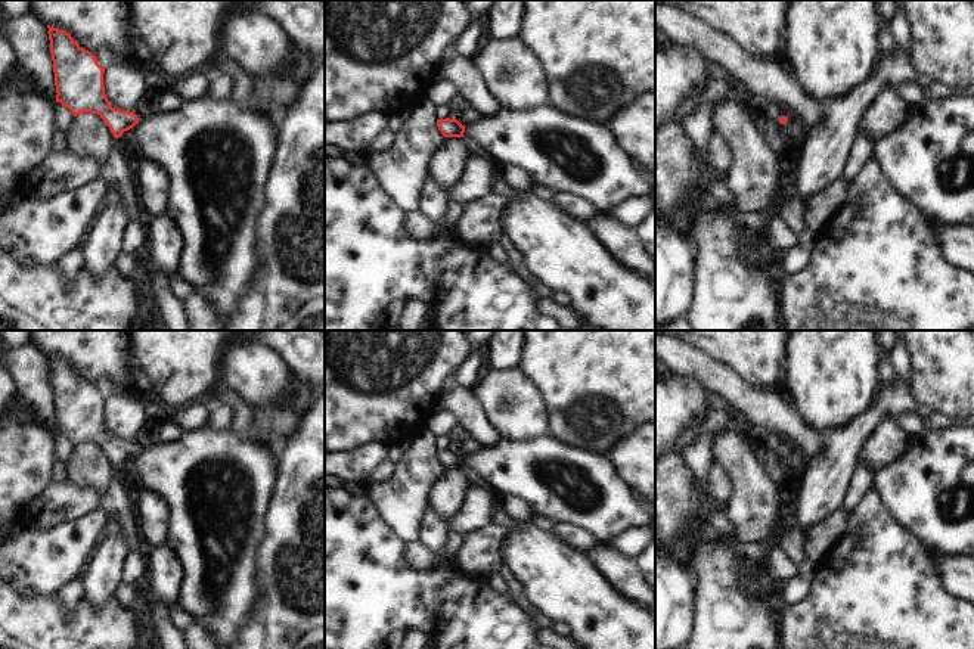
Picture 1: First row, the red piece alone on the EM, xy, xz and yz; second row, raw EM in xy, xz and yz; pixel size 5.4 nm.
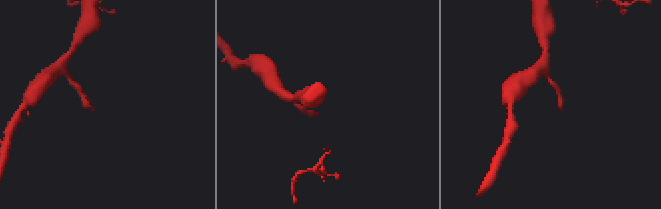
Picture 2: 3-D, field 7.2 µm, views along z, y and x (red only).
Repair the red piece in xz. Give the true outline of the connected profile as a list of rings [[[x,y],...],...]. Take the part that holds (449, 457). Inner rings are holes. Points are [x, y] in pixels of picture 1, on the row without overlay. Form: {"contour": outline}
{"contour": [[[552,435],[528,441],[500,440],[466,456],[457,450],[437,450],[437,457],[444,468],[472,471],[502,497],[511,494],[524,500],[534,515],[584,528],[596,544],[611,541],[629,527],[649,524],[649,515],[639,509],[632,488],[618,476],[608,456],[568,445]]]}

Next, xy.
{"contour": [[[50,355],[47,358],[58,423],[56,432],[66,437],[74,447],[84,442],[97,444],[115,469],[130,459],[134,460],[145,490],[158,494],[170,510],[168,546],[183,566],[179,605],[192,617],[192,621],[202,624],[210,631],[220,649],[229,649],[246,624],[257,597],[255,555],[266,535],[266,513],[274,488],[279,450],[244,438],[230,429],[184,432],[176,442],[158,442],[139,450],[134,442],[111,437],[103,417],[105,398],[97,394],[96,386],[83,379],[69,363]]]}

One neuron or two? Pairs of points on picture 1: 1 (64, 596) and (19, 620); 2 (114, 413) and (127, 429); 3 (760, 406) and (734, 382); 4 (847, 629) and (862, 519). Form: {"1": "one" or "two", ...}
{"1": "two", "2": "one", "3": "one", "4": "one"}

